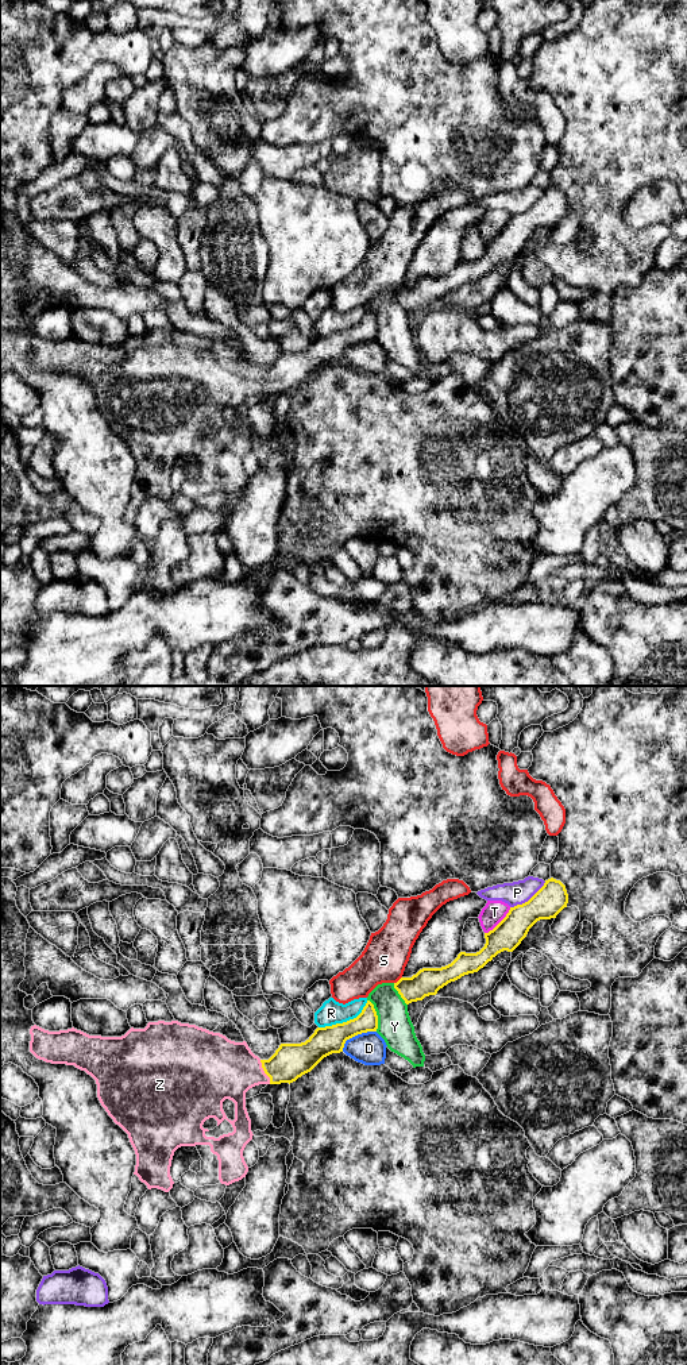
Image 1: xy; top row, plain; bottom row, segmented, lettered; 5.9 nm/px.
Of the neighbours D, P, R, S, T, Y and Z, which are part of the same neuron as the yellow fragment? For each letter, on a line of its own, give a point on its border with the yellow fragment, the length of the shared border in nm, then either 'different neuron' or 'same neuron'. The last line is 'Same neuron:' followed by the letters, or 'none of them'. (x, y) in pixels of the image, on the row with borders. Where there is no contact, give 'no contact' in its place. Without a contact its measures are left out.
D: xy (355, 1034) | 240 nm | different neuron
P: xy (529, 899) | 260 nm | different neuron
R: xy (344, 1022) | 340 nm | different neuron
S: xy (398, 980) | 60 nm | different neuron
T: xy (500, 922) | 220 nm | different neuron
Y: xy (377, 1015) | 200 nm | different neuron
Z: xy (265, 1072) | 160 nm | same neuron
Same neuron: Z

